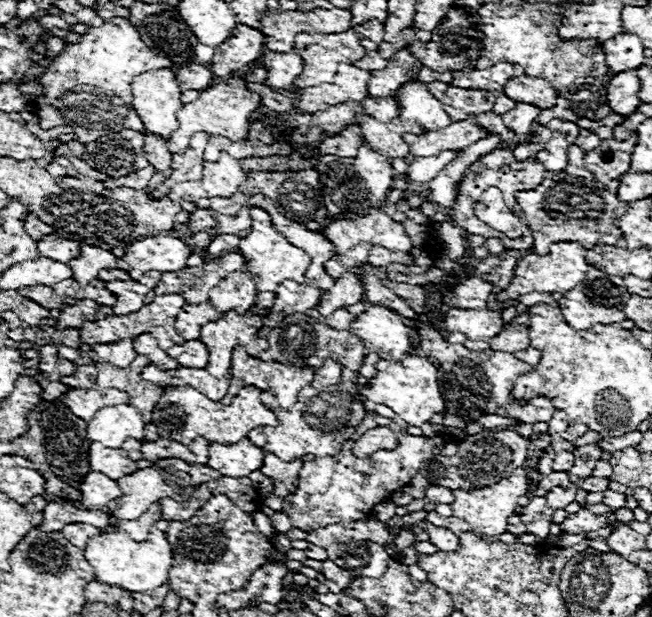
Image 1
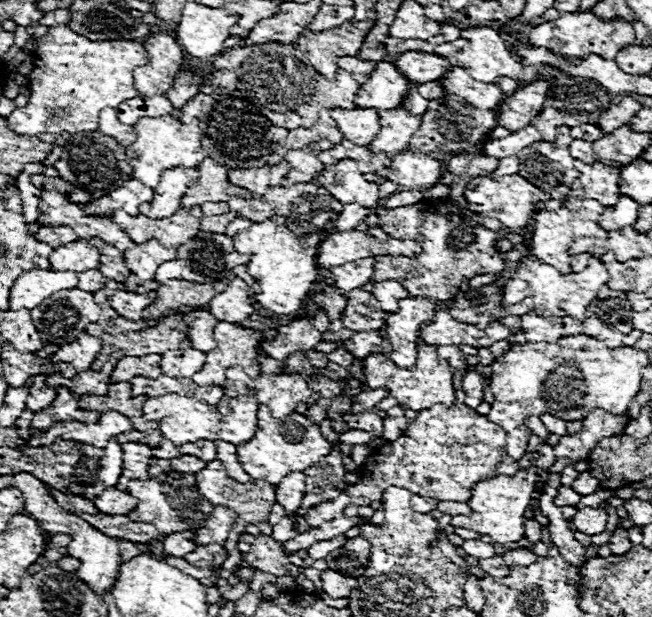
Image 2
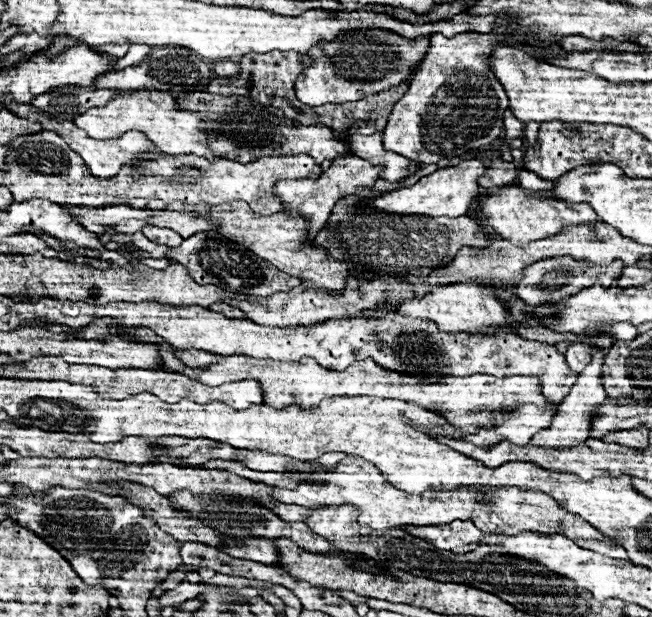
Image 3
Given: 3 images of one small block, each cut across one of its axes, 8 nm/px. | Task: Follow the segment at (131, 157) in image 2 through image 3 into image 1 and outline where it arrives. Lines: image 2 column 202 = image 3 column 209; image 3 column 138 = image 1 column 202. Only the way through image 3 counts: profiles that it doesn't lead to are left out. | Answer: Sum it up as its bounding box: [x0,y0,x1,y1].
[168,77,260,154]

